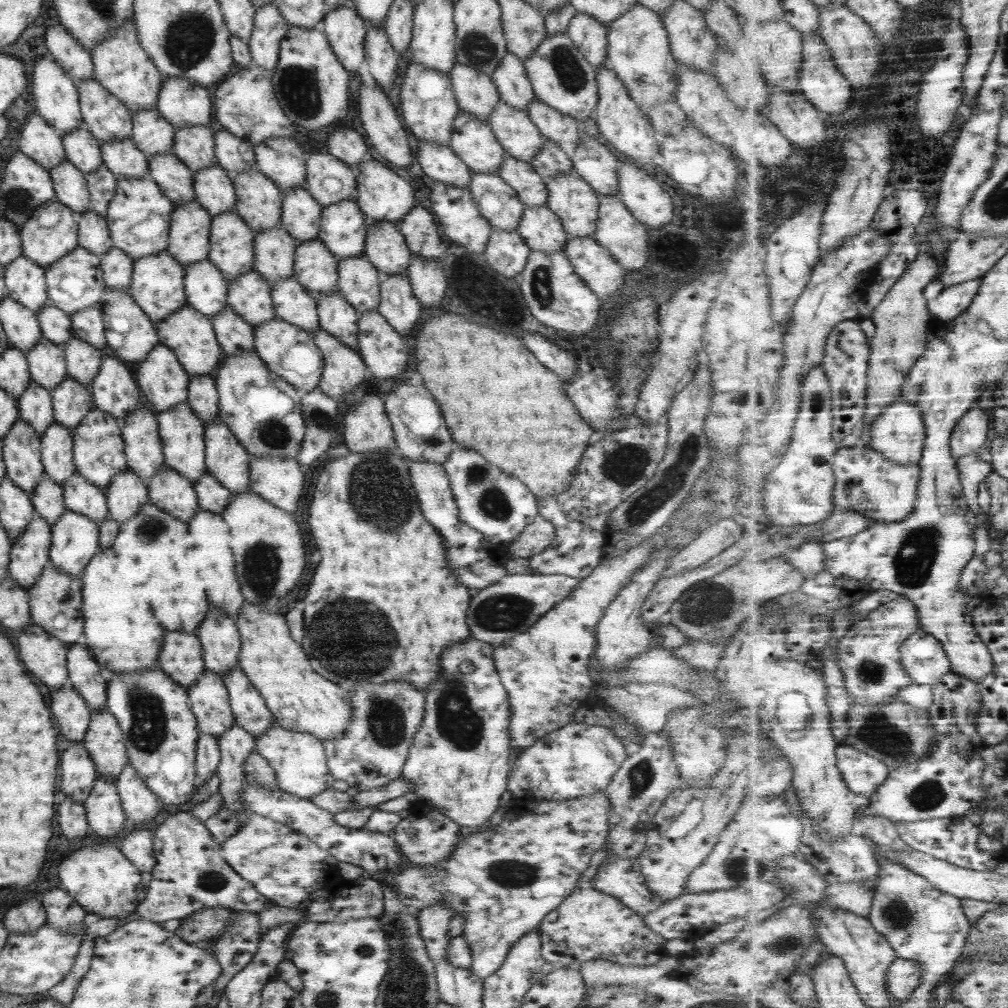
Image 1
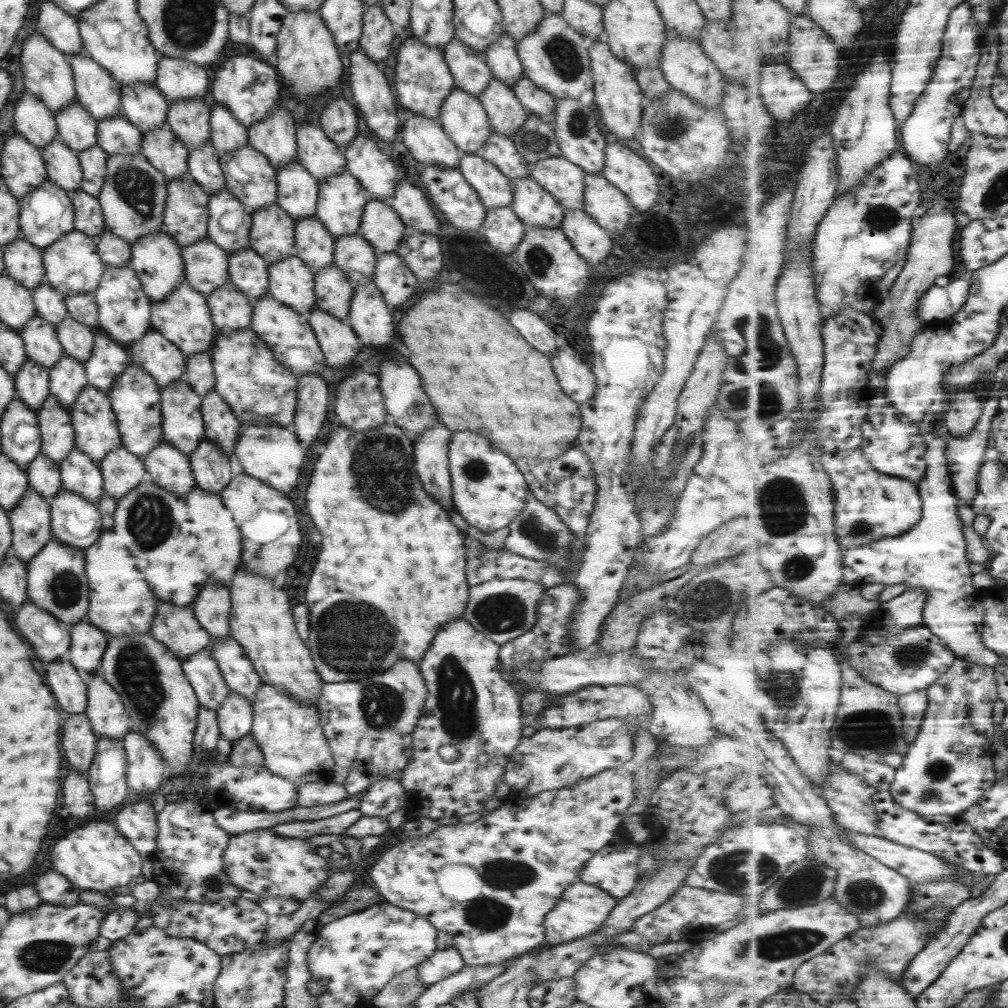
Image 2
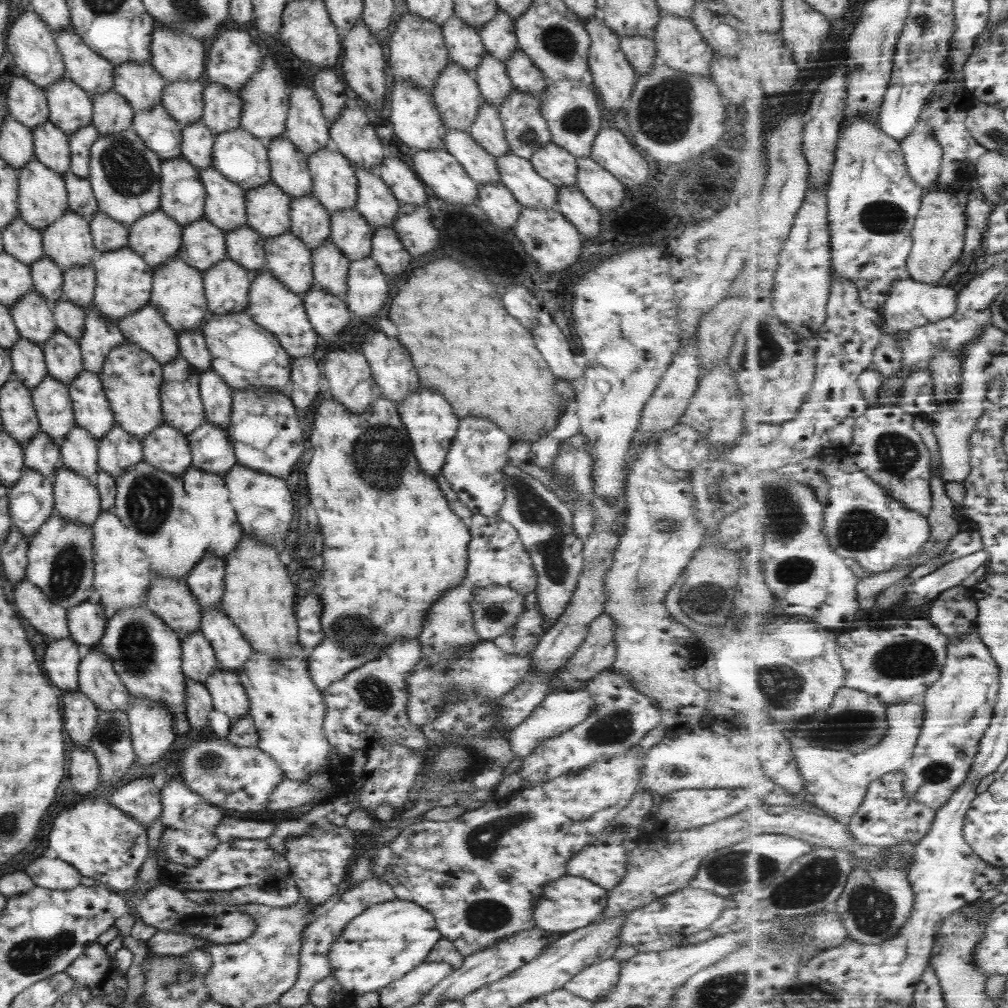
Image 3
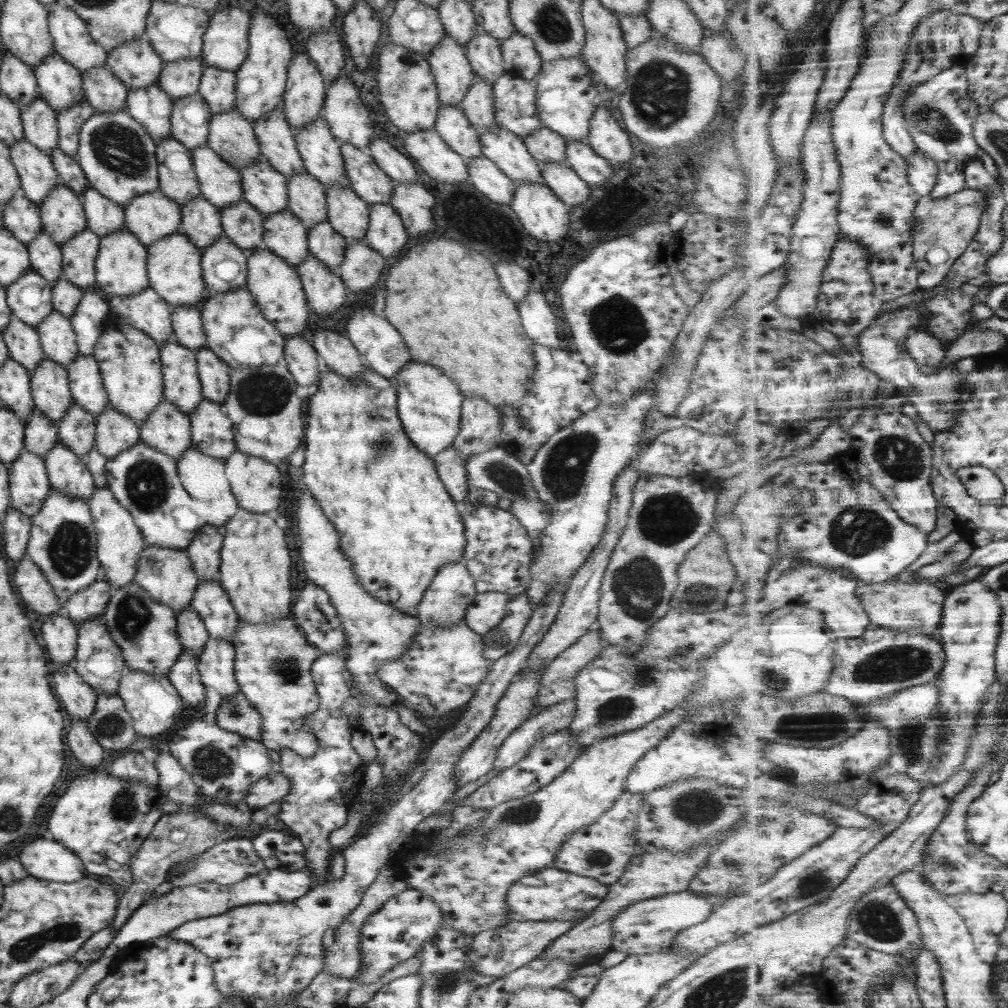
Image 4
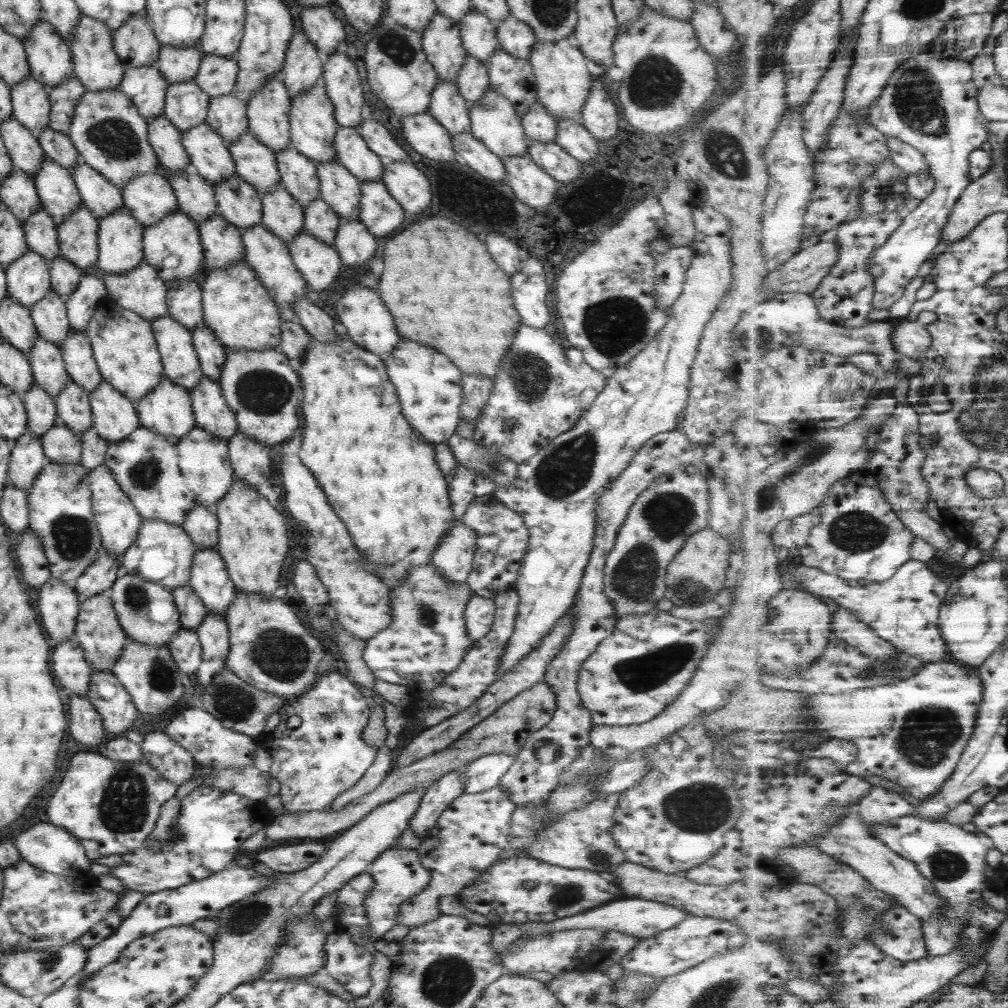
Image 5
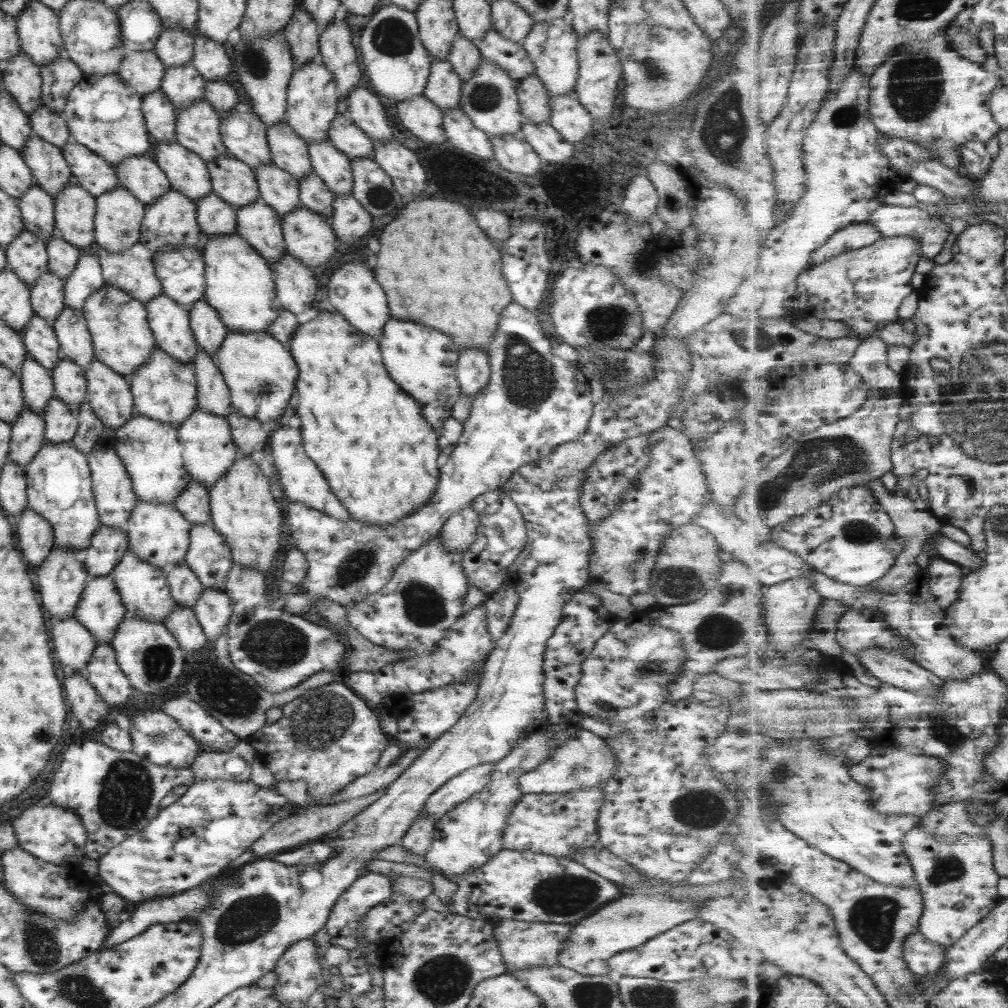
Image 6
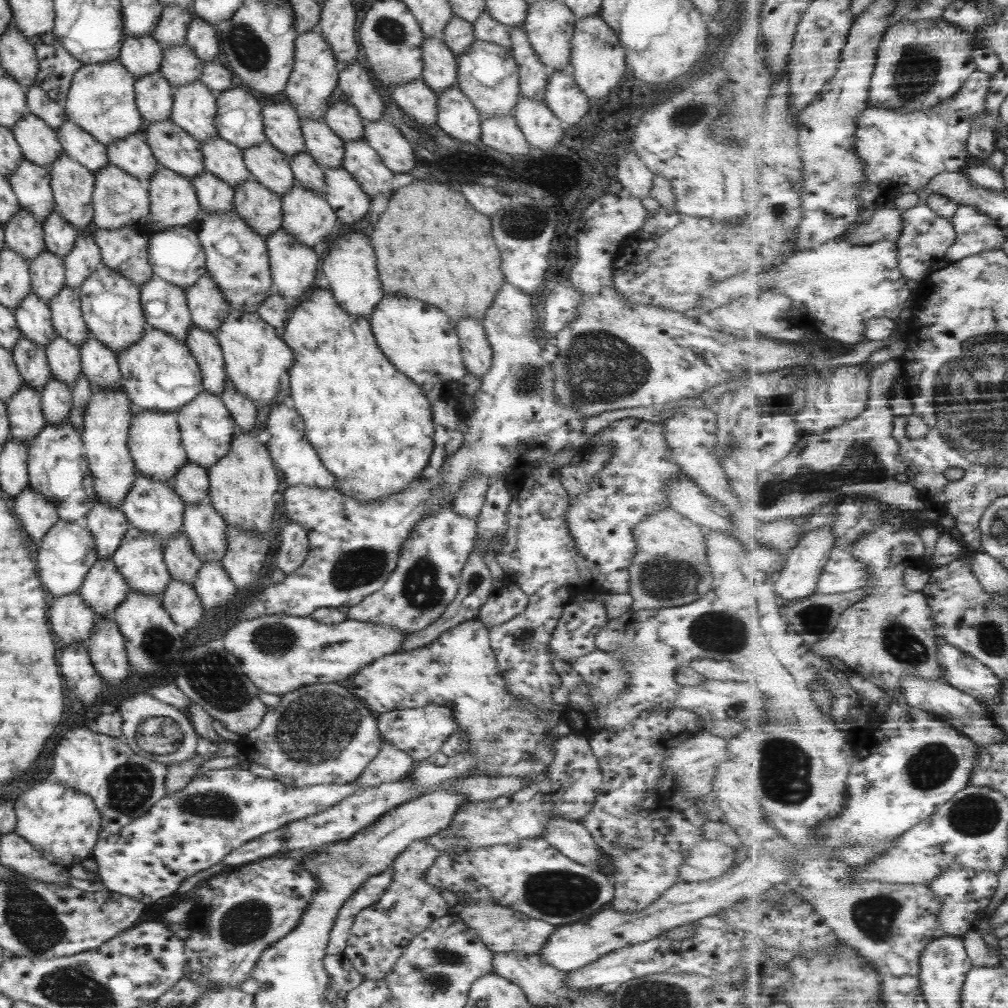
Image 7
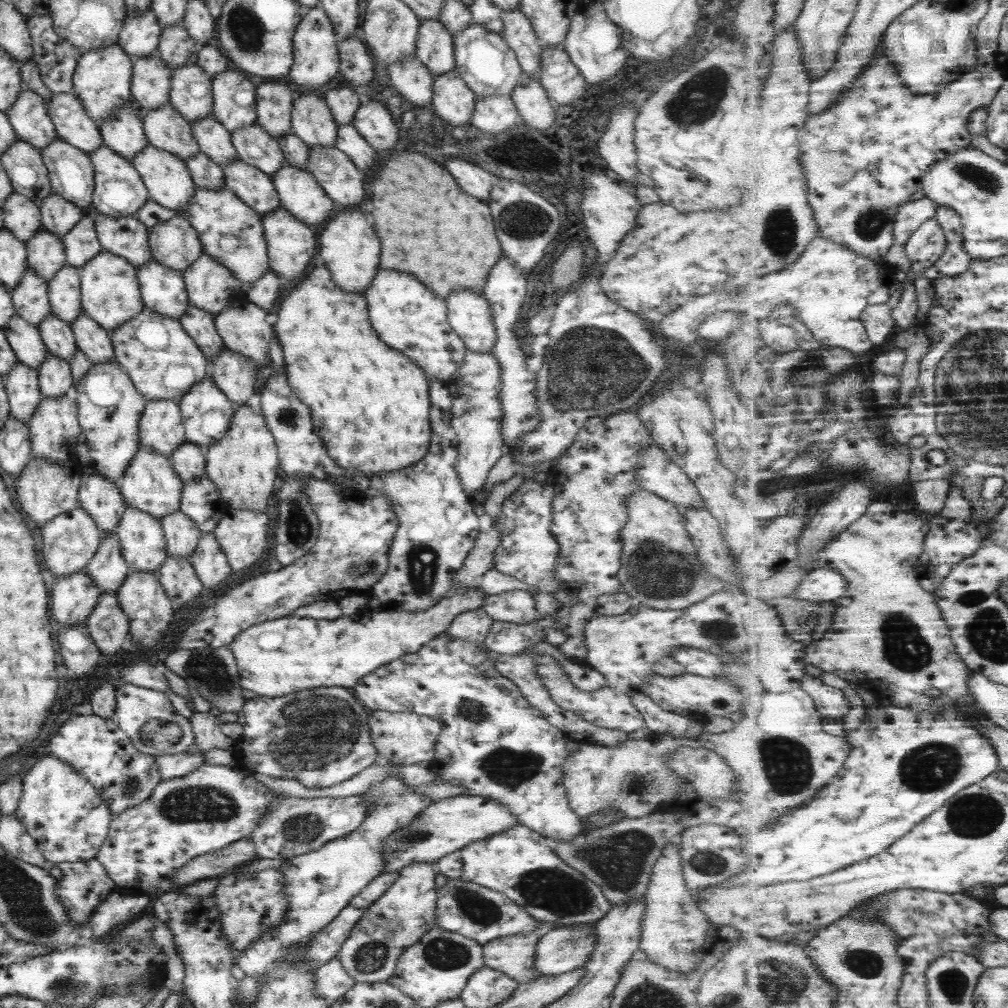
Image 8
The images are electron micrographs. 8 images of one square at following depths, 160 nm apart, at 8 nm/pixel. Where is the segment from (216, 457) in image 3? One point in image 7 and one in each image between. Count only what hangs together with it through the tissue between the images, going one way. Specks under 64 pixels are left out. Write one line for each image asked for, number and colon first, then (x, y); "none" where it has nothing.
4: (211, 432)
5: (210, 412)
6: (212, 395)
7: (203, 345)

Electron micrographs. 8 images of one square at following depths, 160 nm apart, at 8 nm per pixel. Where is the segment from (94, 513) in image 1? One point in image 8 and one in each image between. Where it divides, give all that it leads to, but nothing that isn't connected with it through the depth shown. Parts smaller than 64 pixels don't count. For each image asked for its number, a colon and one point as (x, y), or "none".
2: (79, 474)
3: (77, 452)
4: (75, 430)
5: (71, 404)
6: (68, 380)
7: (63, 359)
8: (56, 335)

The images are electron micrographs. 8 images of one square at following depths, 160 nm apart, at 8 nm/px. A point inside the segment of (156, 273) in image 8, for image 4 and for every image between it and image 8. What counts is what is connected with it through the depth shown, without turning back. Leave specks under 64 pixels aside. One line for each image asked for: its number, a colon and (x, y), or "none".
4: (180, 385)
5: (178, 357)
6: (168, 322)
7: (163, 304)

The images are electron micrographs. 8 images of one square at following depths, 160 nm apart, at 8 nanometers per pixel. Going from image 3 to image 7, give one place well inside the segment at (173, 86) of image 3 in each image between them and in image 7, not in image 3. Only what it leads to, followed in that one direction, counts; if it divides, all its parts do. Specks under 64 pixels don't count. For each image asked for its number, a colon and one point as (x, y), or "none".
4: (179, 78)
5: (176, 64)
6: (174, 46)
7: (170, 28)

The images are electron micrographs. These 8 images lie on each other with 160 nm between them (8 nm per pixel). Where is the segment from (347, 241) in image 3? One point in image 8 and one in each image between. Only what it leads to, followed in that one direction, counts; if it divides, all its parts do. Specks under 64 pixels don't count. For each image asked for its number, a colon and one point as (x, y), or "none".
4: (346, 214)
5: (338, 188)
6: (333, 168)
7: (326, 149)
8: (310, 120)

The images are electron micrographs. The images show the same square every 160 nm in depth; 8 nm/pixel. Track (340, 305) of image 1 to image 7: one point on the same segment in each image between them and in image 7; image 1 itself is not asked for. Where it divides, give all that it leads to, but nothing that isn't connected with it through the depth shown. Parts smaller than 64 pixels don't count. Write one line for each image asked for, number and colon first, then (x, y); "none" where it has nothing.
2: (332, 291)
3: (329, 267)
4: (323, 243)
5: (319, 221)
6: (312, 193)
7: (306, 172)

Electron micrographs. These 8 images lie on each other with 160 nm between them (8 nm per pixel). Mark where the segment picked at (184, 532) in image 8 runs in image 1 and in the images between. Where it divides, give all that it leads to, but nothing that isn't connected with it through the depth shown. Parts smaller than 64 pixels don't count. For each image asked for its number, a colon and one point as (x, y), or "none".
1: (207, 697)
2: (200, 670)
3: (197, 659)
4: (191, 632)
5: (191, 612)
6: (184, 588)
7: (181, 563)

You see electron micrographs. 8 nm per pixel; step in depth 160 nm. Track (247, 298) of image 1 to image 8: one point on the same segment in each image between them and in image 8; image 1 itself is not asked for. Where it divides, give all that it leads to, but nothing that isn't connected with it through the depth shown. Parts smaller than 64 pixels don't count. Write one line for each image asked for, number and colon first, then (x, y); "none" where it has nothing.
2: (247, 272)
3: (243, 245)
4: (241, 224)
5: (236, 201)
6: (232, 180)
7: (224, 160)
8: (212, 139)

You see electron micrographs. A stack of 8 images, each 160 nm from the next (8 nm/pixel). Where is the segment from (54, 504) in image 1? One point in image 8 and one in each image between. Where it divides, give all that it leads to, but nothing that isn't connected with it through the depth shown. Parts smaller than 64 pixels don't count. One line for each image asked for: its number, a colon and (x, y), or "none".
2: (42, 474)
3: (40, 454)
4: (40, 434)
5: (40, 412)
6: (35, 382)
7: (30, 360)
8: (25, 341)

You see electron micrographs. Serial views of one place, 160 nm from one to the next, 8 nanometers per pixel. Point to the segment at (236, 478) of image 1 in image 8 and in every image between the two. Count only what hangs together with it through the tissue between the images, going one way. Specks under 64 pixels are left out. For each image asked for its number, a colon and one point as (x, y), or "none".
2: (221, 428)
3: (216, 397)
4: (213, 374)
5: (211, 355)
6: (208, 331)
7: (207, 307)
8: (209, 286)

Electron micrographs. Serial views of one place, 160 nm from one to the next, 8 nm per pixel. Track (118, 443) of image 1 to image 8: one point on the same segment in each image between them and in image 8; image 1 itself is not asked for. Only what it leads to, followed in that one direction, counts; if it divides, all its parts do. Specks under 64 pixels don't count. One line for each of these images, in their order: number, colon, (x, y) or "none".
2: (96, 434)
3: (90, 409)
4: (85, 386)
5: (76, 353)
6: (73, 338)
7: (65, 316)
8: (63, 290)

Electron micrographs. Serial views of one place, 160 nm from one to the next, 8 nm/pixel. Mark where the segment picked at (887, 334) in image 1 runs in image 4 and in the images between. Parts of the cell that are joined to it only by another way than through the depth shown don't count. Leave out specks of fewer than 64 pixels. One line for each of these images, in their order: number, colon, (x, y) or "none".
2: (931, 255)
3: (939, 234)
4: (952, 223)

